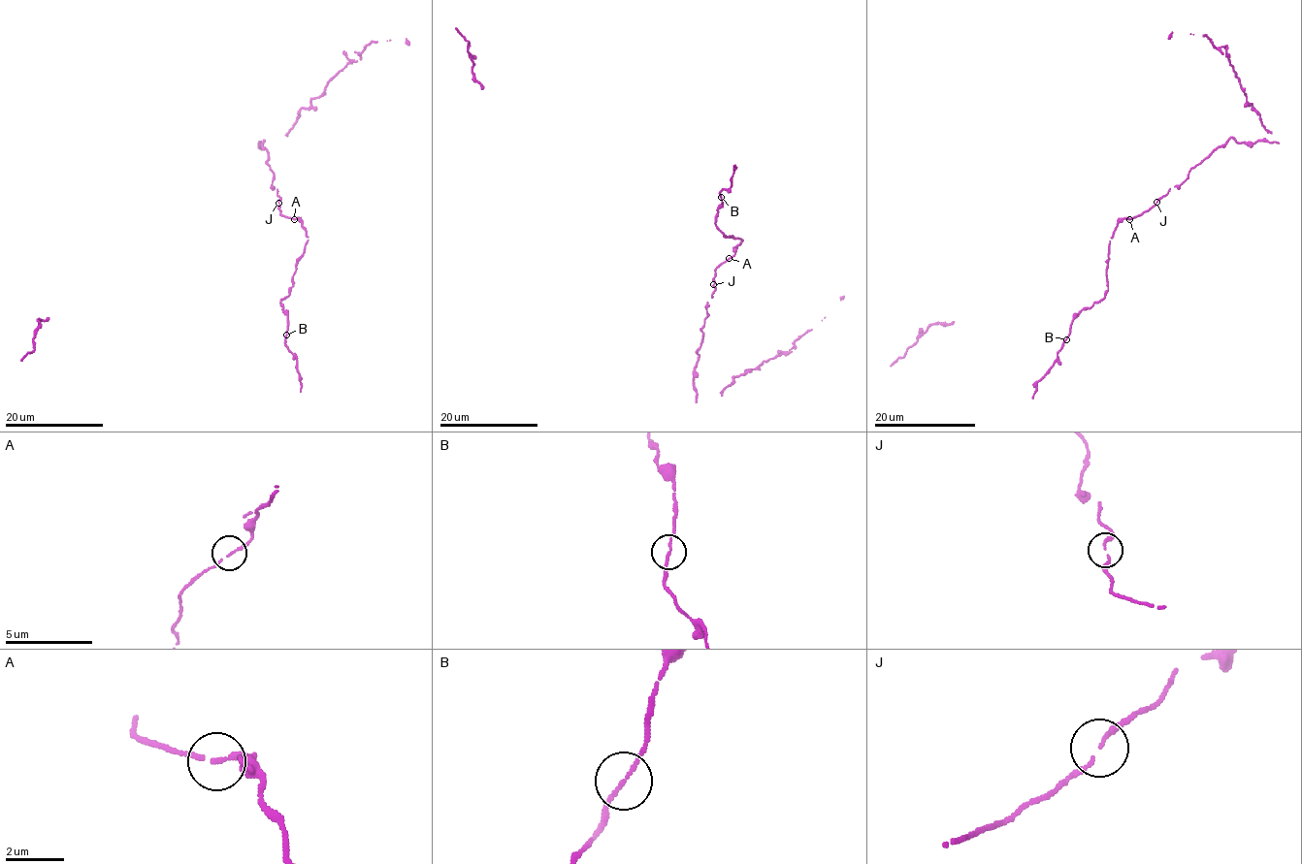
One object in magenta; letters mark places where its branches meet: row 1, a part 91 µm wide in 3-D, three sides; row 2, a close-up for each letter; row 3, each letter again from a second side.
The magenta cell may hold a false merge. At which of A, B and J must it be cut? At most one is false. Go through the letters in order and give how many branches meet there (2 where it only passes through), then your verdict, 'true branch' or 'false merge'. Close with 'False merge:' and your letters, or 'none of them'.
A: branches 2; true branch
B: branches 2; true branch
J: branches 2; true branch
False merge: none of them

